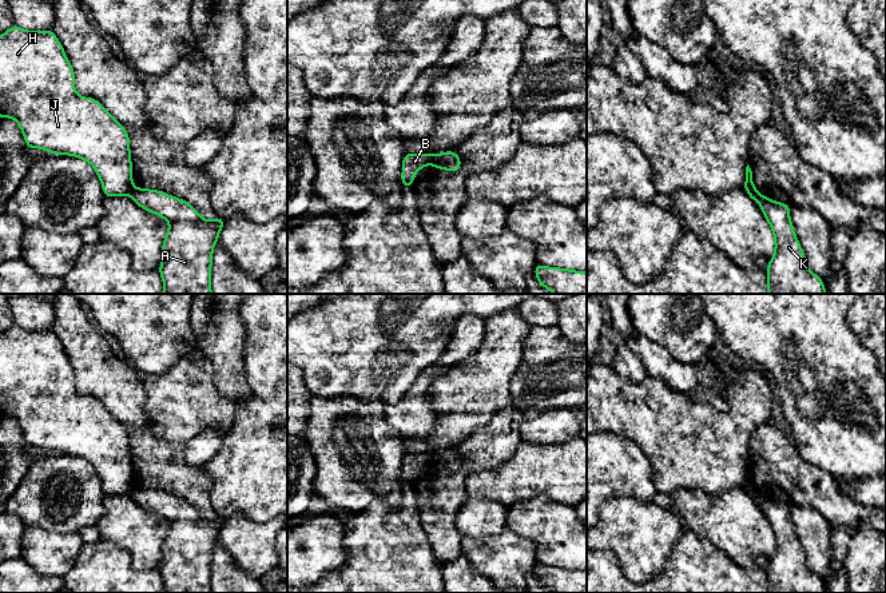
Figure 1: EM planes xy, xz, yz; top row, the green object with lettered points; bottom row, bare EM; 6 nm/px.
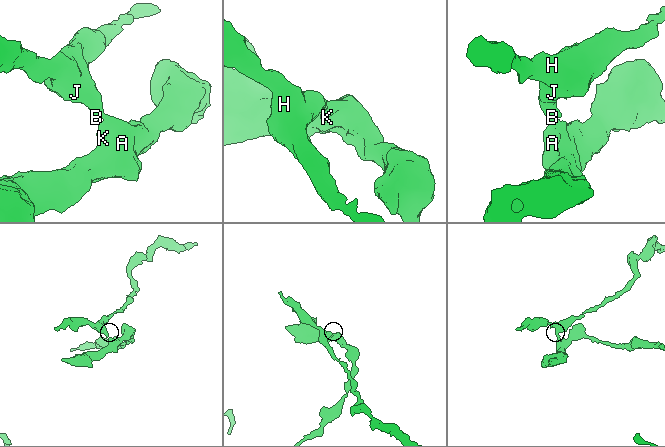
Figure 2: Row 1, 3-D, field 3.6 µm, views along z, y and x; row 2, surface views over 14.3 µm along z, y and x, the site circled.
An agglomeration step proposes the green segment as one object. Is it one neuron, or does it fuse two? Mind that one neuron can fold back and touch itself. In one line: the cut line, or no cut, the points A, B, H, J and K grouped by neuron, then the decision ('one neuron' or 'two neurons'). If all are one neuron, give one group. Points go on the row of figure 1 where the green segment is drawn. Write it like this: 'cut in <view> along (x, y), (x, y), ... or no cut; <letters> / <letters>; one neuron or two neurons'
cut in xz along (433, 155), (429, 163); A K / B H J; two neurons

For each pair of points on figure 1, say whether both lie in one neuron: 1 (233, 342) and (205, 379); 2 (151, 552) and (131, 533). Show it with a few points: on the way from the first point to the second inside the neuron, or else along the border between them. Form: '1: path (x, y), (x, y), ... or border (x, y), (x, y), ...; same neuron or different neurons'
1: border (195, 347), (211, 365), (215, 387), (226, 397); different neurons
2: path (146, 546), (136, 537); same neuron

